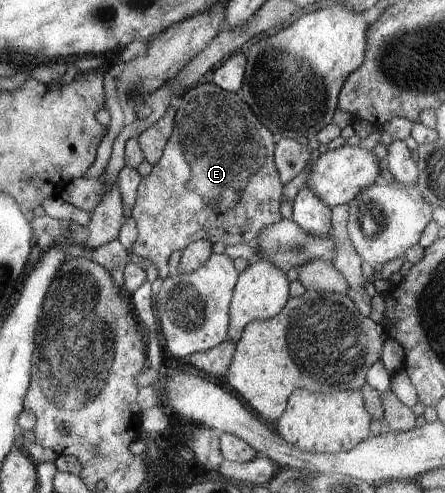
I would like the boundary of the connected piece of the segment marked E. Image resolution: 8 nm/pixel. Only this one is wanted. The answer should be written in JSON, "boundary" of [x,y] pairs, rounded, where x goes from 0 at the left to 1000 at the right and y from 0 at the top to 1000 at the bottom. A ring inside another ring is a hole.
{"boundary":[[[443,170],[413,187],[404,193],[407,213],[393,227],[387,274],[344,347],[321,359],[294,428],[308,460],[297,517],[344,533],[362,564],[393,558],[393,546],[380,538],[380,521],[391,509],[411,507],[445,487],[501,493],[508,501],[562,495],[596,469],[596,460],[636,444],[629,412],[638,373],[616,331],[616,272],[528,189],[470,170]]]}

